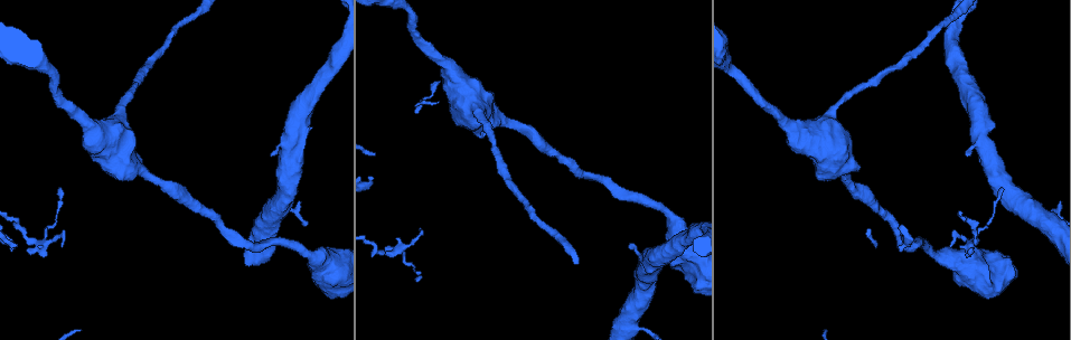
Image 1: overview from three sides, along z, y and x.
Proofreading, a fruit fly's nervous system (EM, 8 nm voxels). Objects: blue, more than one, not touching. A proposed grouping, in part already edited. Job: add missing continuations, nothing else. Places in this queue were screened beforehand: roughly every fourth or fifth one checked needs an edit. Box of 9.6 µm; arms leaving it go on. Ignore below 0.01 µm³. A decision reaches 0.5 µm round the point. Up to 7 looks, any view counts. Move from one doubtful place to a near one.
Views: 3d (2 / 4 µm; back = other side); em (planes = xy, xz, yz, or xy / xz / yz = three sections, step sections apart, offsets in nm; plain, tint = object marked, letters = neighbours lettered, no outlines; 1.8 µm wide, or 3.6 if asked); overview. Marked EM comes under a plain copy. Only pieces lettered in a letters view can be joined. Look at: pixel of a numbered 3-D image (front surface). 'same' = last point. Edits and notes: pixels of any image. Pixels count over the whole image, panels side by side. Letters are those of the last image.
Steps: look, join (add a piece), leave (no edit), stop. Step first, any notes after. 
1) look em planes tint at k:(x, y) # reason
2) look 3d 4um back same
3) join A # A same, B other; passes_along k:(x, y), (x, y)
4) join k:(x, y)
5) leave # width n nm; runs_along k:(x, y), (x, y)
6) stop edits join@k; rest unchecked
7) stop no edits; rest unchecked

look em yz step 4 letters at 1:(966, 156) # free end

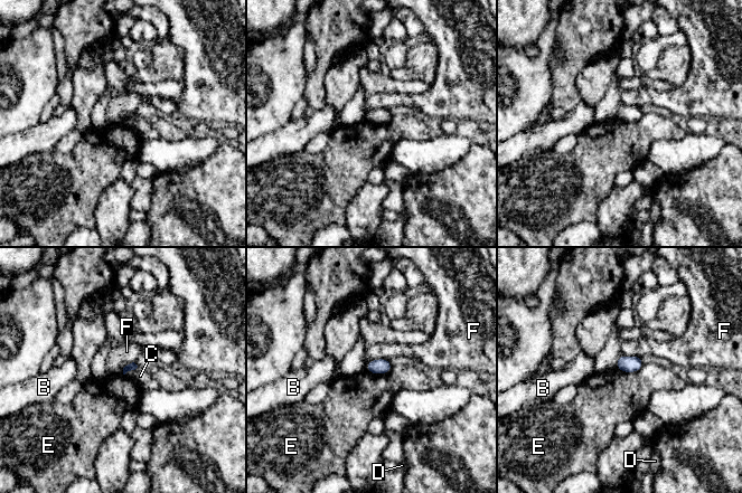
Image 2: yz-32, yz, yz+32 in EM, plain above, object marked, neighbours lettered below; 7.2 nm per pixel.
leave # B other, C other, D other, E other, F other; no lettered piece goes on from it

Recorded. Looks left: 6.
look 3d 4um at 1:(483, 138) # branch stops here

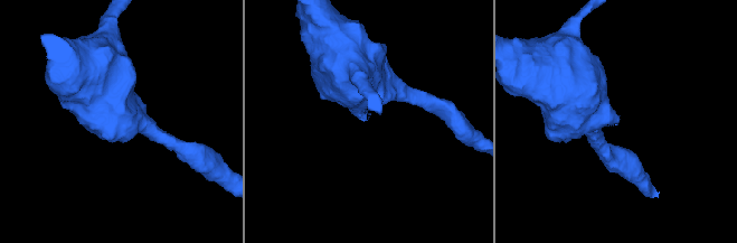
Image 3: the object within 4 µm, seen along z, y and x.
look em 3.6um xy step 8 tint at 3:(615, 124)

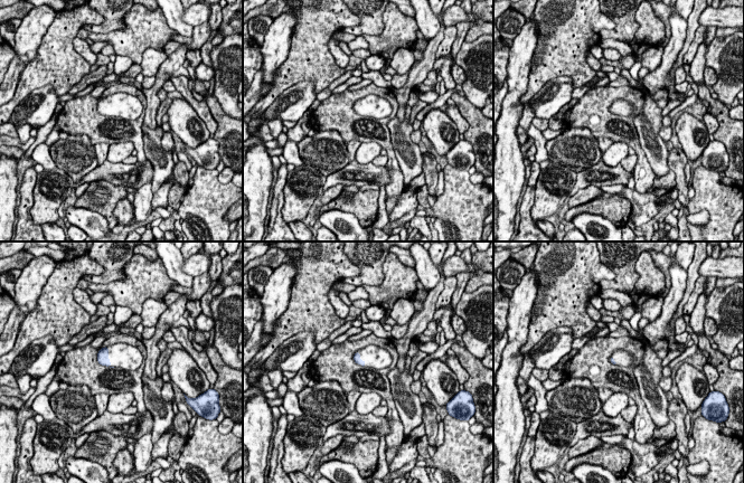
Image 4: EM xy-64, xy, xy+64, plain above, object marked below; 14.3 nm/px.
look em 3.6um planes letters same

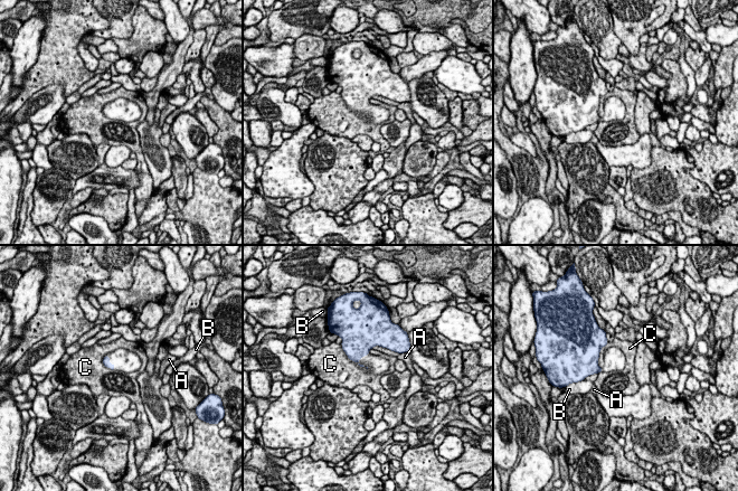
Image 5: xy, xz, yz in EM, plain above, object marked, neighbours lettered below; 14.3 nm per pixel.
leave # A other, B other, C other; border 5:(340, 343), (344, 353), (363, 367); none of them fits

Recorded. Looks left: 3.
look em xz step 4 tint at 1:(29, 252) # thin end

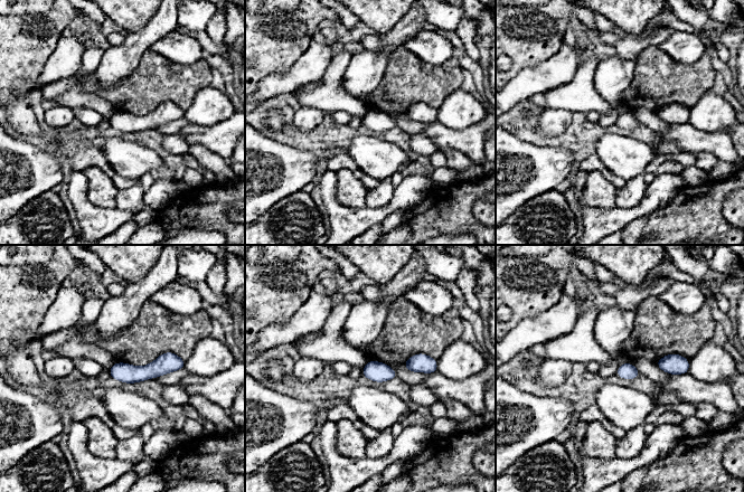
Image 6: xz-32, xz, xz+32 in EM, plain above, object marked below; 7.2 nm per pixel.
look em xz step 4 letters same # see the neighbours

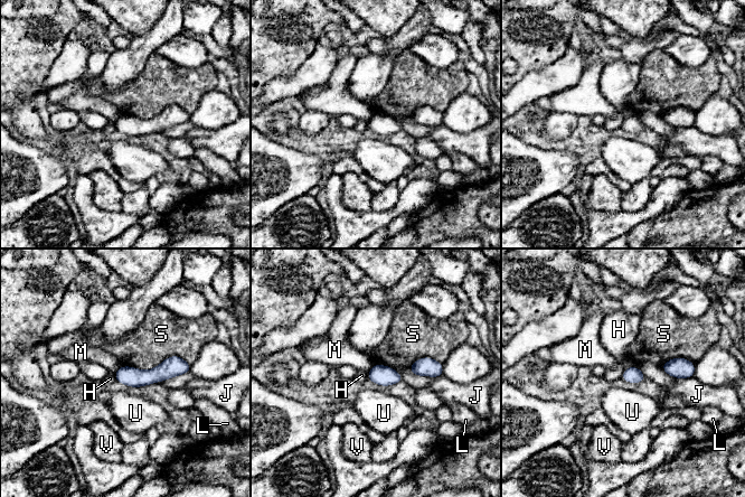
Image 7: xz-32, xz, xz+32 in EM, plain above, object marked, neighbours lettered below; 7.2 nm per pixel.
leave # width 120 nm; H other, J other, L other, M other, S other, U other, V other; border 7:(633, 364), (620, 377); no lettered piece goes on from it

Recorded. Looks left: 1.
stop no edits; rest unchecked

